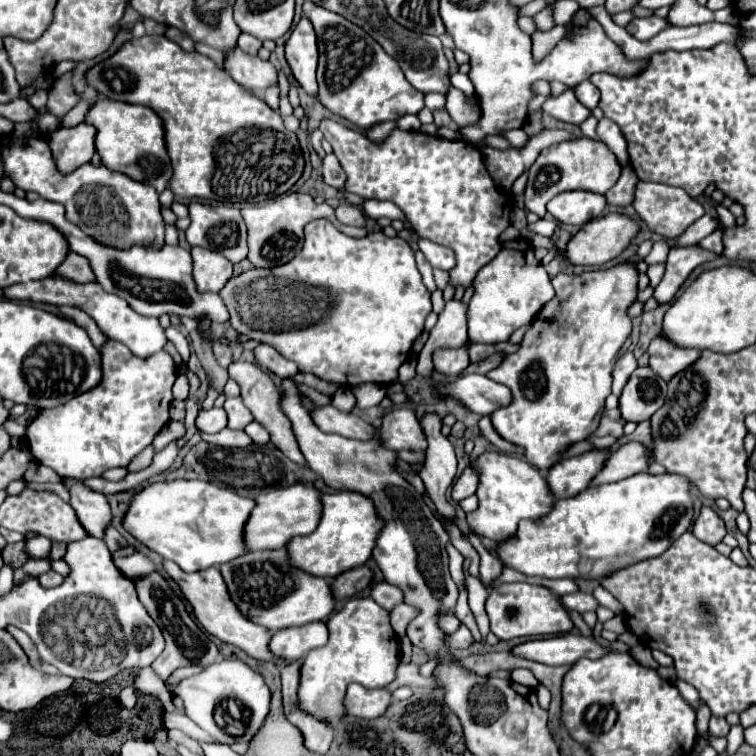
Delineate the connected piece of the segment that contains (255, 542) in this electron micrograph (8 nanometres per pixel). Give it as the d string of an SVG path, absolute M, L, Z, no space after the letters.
M304 483L264 491L254 497L254 501L256 507L244 525L244 547L248 547L248 551L280 549L296 535L310 535L320 521L320 491Z

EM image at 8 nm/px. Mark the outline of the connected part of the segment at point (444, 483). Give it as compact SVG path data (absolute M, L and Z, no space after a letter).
M426 415L422 419L422 427L428 439L428 449L426 449L426 461L418 471L418 475L428 487L438 513L448 517L450 521L456 521L456 509L446 499L446 489L452 485L452 479L456 475L454 447L448 443L446 437L440 435L440 431L436 431L438 419L434 415Z

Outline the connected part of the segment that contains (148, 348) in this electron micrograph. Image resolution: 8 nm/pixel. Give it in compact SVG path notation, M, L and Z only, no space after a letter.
M50 275L50 277L40 279L40 281L28 281L28 283L12 285L8 289L4 289L4 295L8 299L20 299L20 301L30 301L30 303L50 303L50 305L56 305L56 307L62 307L62 305L80 307L82 311L86 311L96 321L96 325L100 327L100 331L108 339L124 343L138 357L154 355L154 353L162 351L162 347L166 343L164 329L160 327L156 317L144 317L144 315L132 311L132 307L128 307L128 303L124 303L124 299L120 299L118 295L102 291L102 287L98 283L78 285L78 283L72 283L72 281L62 279L58 275Z

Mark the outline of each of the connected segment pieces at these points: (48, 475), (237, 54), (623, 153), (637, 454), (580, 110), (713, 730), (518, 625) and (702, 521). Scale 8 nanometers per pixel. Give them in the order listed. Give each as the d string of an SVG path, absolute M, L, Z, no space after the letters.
M36 464L30 467L24 474L24 479L28 482L57 483L61 481L60 476L49 467L42 464Z
M240 47L228 53L224 63L232 79L256 95L262 95L268 87L278 83L278 71L270 61L246 55L244 51L240 51Z
M600 119L598 127L596 127L598 137L612 149L612 153L616 155L616 159L620 161L622 167L626 167L630 163L628 151L626 151L626 139L622 135L622 131L616 127L616 123L612 123L610 119Z
M626 443L618 451L612 451L600 469L600 473L592 479L590 485L604 485L604 483L616 483L626 477L632 477L640 471L648 469L650 457L646 455L644 445L640 443Z
M566 89L560 95L548 95L542 105L542 111L556 117L558 121L576 125L580 125L590 115L590 111L574 97L572 89Z
M710 717L710 727L708 727L708 733L712 735L712 737L726 737L726 731L728 731L730 727L728 727L728 723L724 723L724 719L720 719L720 717Z
M500 583L492 589L492 593L486 601L486 613L490 617L490 631L498 639L506 639L506 641L514 639L514 637L570 633L574 629L570 613L560 603L560 597L542 585Z
M702 507L698 519L692 525L692 533L708 545L718 545L728 531L724 527L724 521L710 507Z

